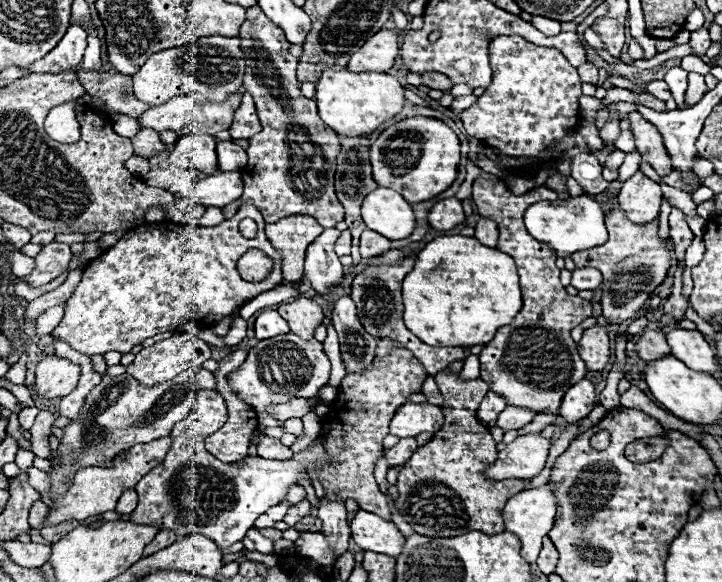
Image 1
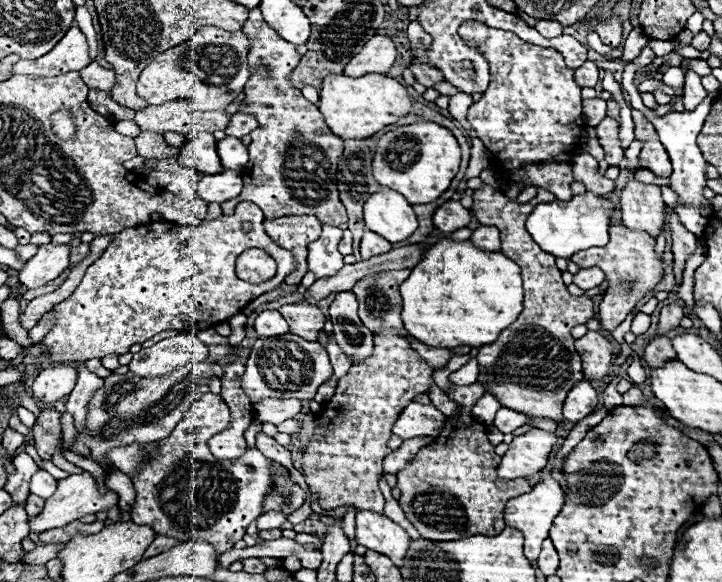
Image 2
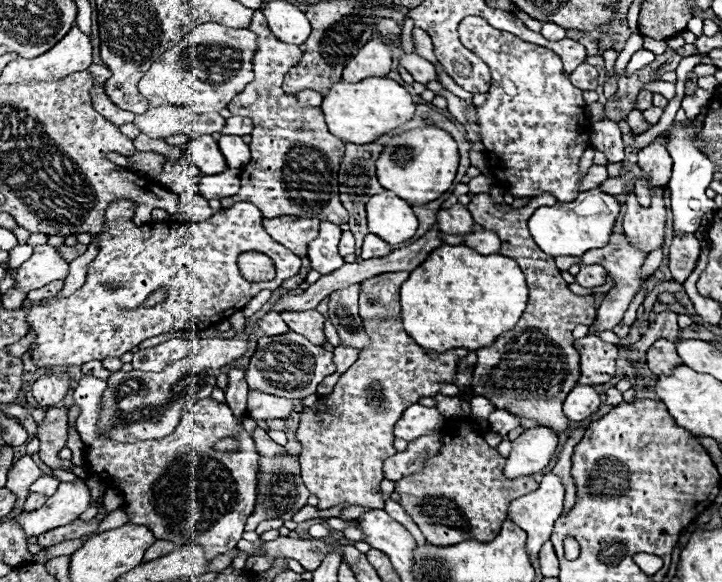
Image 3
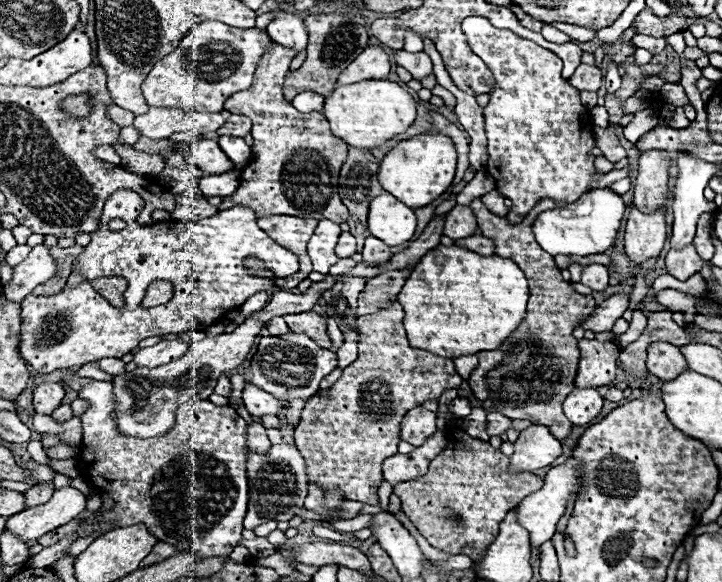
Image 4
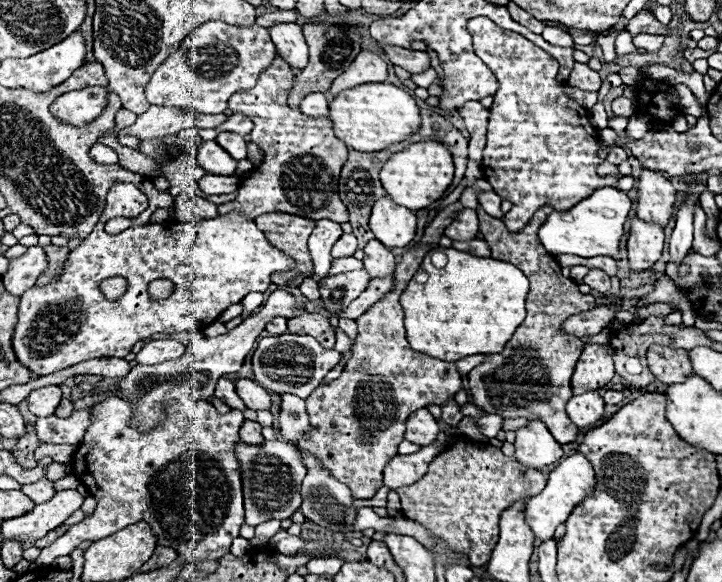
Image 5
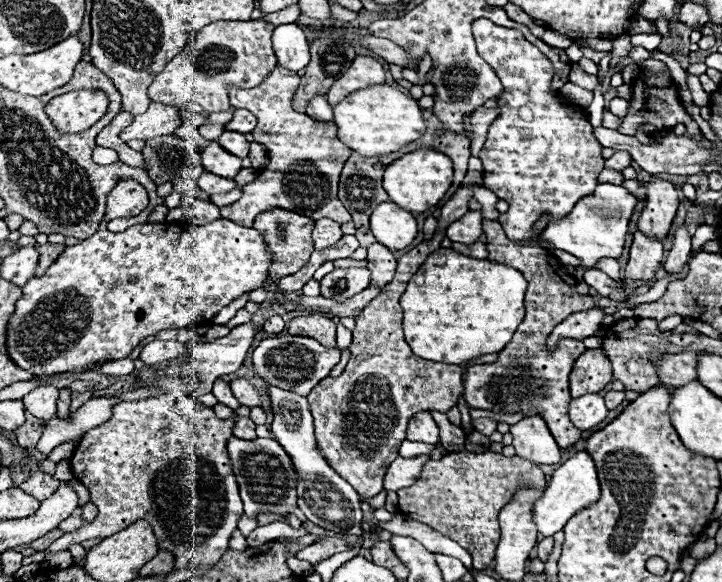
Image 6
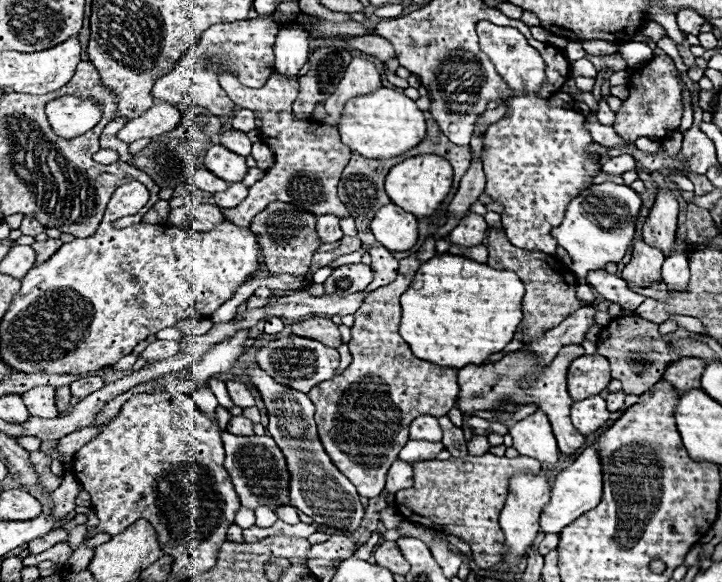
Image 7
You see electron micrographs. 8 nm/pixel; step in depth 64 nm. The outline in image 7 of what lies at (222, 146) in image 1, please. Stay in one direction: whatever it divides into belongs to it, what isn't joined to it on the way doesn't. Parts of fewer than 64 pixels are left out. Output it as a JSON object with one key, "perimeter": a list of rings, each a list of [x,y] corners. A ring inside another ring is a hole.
{"perimeter":[[[226,130],[220,134],[220,144],[224,148],[228,148],[230,152],[236,152],[240,156],[248,156],[250,154],[250,146],[252,142],[246,138],[244,132],[238,132],[238,130]]]}

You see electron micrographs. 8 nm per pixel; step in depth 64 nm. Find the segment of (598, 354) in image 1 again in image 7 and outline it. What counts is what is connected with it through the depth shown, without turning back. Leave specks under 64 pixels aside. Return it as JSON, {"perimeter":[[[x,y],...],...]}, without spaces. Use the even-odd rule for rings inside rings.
{"perimeter":[[[580,356],[568,368],[568,392],[572,400],[600,394],[610,384],[610,364],[602,356]]]}

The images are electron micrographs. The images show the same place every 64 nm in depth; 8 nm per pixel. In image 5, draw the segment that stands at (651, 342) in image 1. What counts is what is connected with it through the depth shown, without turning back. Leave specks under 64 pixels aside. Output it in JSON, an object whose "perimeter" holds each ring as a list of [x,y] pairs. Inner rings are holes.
{"perimeter":[[[660,344],[648,348],[648,368],[664,384],[682,382],[692,374],[692,364],[686,350],[676,350]]]}

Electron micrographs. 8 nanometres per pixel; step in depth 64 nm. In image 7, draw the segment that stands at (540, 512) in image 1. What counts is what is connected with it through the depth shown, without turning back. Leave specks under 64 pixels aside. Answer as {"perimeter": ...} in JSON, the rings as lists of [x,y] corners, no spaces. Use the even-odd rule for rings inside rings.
{"perimeter":[[[586,448],[582,454],[578,454],[572,464],[564,470],[560,470],[552,482],[550,488],[550,500],[542,508],[540,514],[540,530],[544,534],[560,534],[564,526],[568,526],[576,516],[582,516],[590,508],[596,508],[596,504],[602,498],[602,472],[600,472],[600,458],[594,448]]]}

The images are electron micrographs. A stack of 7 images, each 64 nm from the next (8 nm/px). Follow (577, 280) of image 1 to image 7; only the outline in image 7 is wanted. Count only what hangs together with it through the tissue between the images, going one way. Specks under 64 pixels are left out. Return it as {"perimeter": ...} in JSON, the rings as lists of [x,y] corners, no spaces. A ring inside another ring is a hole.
{"perimeter":[[[596,270],[596,272],[588,272],[586,282],[606,300],[620,304],[624,310],[636,310],[642,302],[644,296],[628,290],[628,284],[614,274],[608,274],[606,270]]]}

